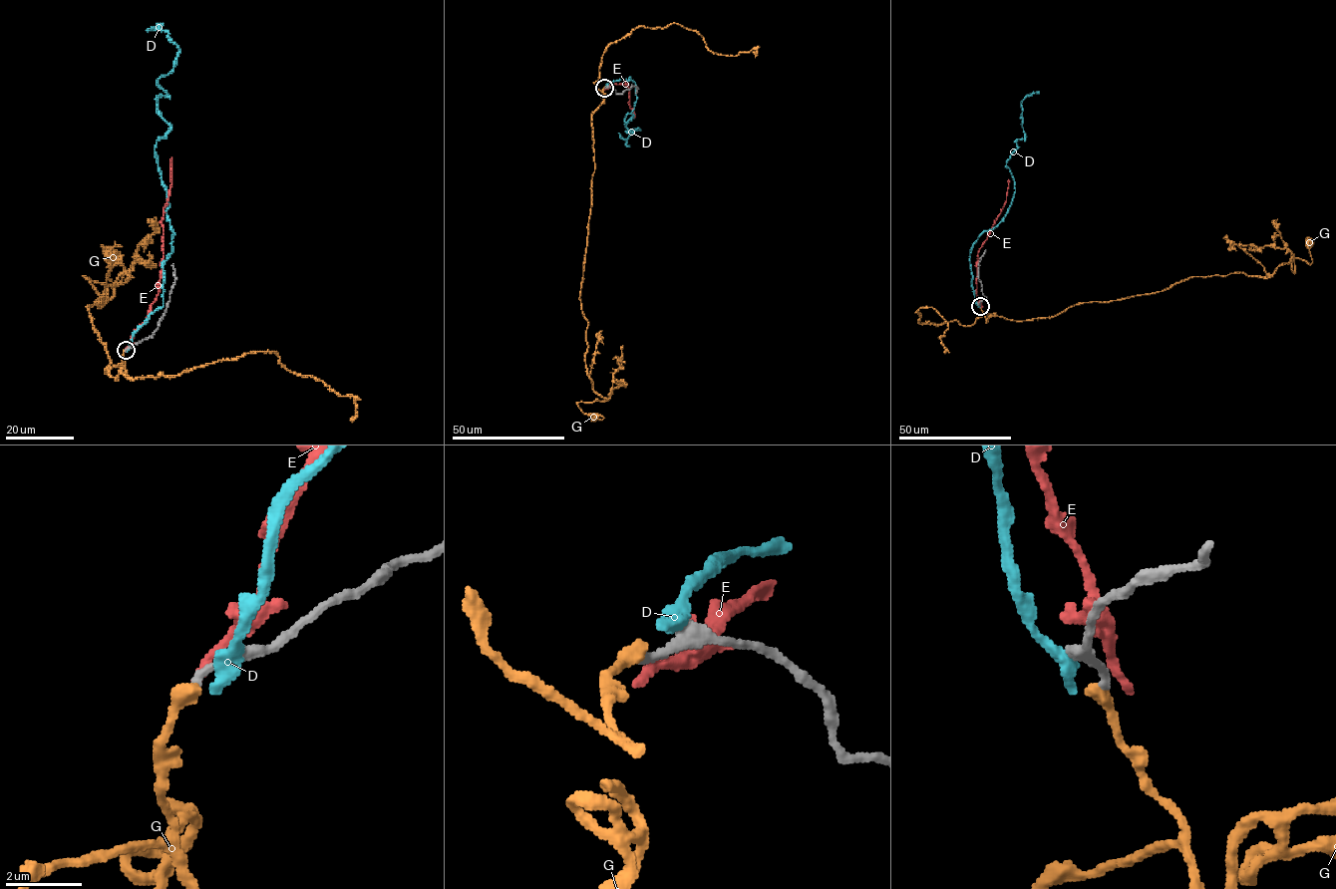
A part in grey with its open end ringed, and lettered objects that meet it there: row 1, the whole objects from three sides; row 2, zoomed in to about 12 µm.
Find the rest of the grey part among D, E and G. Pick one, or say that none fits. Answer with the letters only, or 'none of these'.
G

